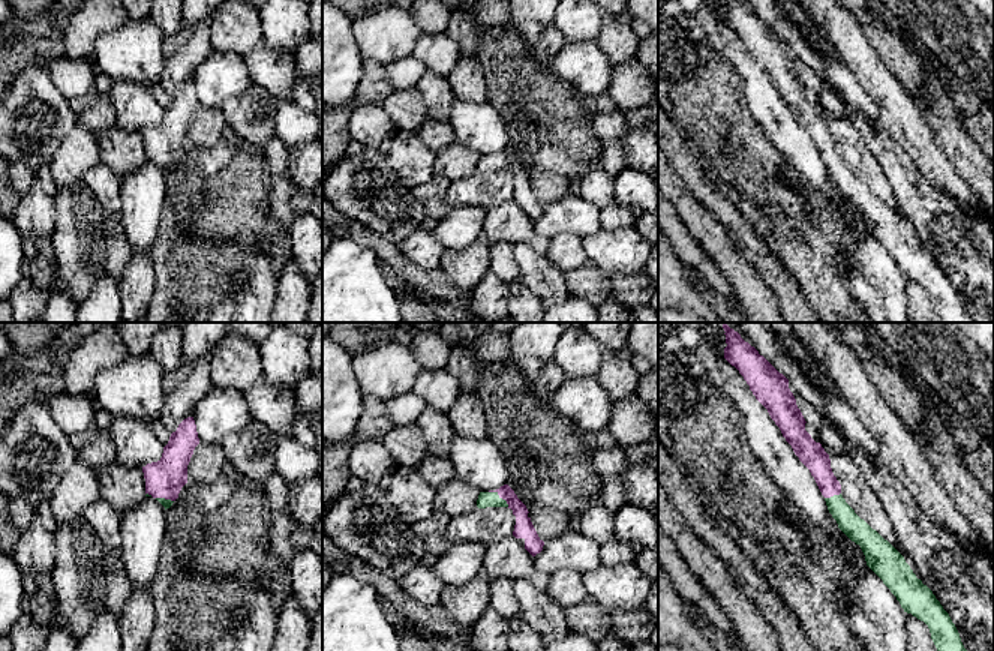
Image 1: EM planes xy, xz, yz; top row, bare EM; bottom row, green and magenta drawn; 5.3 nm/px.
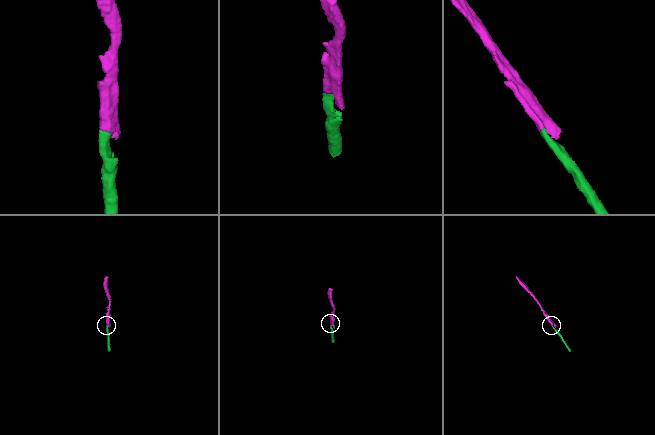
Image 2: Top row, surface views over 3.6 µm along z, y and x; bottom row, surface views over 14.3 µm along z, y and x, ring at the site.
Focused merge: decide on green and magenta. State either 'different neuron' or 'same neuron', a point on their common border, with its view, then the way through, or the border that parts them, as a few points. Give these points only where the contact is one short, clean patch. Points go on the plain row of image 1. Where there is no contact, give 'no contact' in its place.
same neuron; meets green in xz at (498, 159); runs through xz (485, 164), (498, 159), (520, 176), (523, 192)

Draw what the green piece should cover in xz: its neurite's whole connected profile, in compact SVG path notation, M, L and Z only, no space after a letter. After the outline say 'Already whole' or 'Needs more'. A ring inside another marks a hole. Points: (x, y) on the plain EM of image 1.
M504 148L496 154L489 156L480 156L477 164L478 172L486 171L508 171L513 174L513 178L516 180L516 189L513 200L516 202L525 204L525 213L535 220L543 214L544 206L538 201L531 182L528 180L526 170L517 162L514 154Z. Needs more

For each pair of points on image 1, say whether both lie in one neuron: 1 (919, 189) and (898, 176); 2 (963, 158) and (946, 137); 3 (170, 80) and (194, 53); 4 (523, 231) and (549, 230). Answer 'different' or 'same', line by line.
1: same
2: same
3: same
4: different

